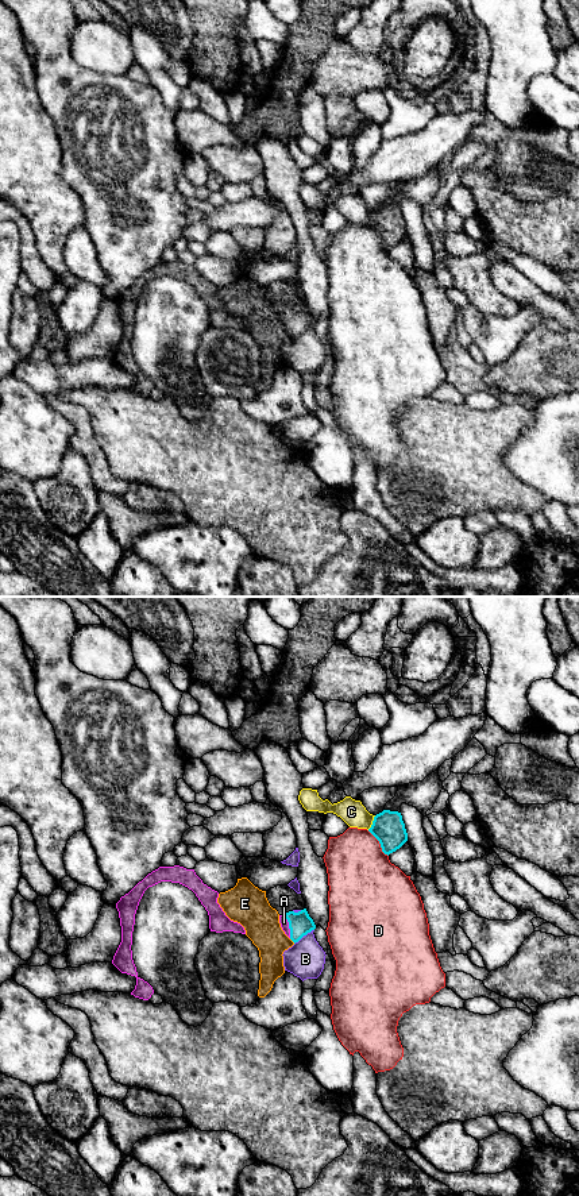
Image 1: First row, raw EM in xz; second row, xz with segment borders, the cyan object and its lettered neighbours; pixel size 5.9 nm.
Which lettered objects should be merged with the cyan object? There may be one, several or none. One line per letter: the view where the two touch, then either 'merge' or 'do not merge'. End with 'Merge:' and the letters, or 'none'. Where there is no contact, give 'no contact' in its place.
A: xz | merge
B: xz | do not merge
C: xz | do not merge
D: xz | do not merge
E: xz | do not merge
Merge: A

